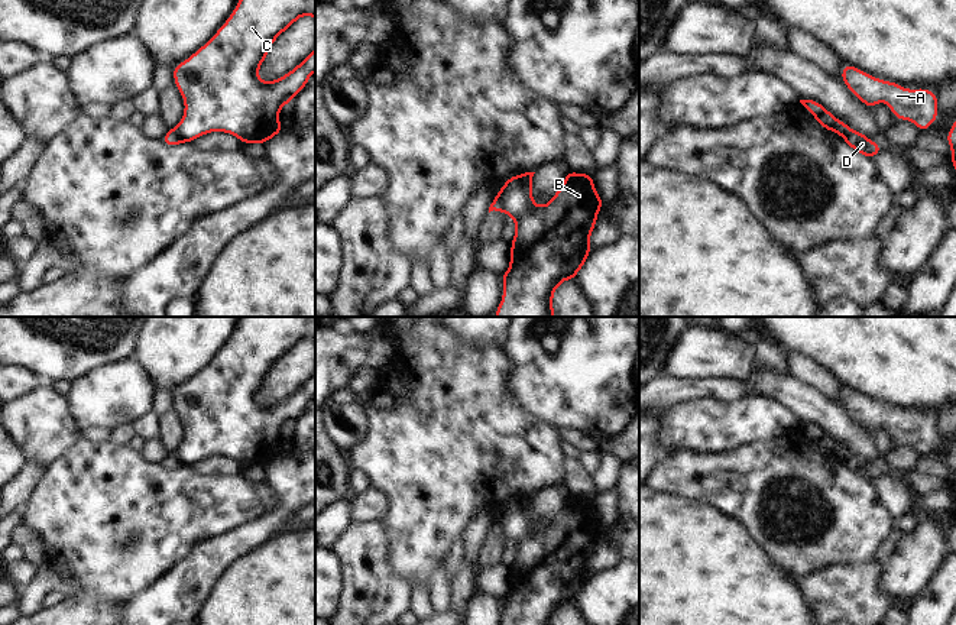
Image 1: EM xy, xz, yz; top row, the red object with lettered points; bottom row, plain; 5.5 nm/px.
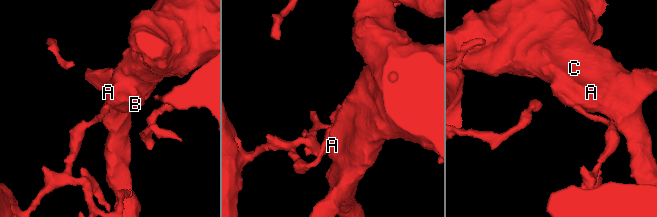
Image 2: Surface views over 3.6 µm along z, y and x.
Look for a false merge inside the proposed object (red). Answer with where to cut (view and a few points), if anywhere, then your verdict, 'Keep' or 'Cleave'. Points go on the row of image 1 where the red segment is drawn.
Split along xz (498, 197), (505, 210). Cleave.

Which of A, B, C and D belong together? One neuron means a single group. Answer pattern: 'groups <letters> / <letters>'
groups A B C / D

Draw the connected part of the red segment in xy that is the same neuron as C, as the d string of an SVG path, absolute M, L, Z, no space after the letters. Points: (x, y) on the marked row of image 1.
M240 0L226 25L200 51L174 67L175 85L185 100L185 114L175 127L182 142L192 142L204 133L221 130L237 136L242 143L263 145L282 130L278 113L307 85L310 75L315 71L315 49L295 69L272 82L263 82L257 69L272 42L304 14L315 19L315 0Z

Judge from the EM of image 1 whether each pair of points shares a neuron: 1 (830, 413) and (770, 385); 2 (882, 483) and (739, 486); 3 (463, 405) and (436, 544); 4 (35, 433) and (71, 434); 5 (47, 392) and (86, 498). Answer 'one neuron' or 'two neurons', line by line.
1: one neuron
2: two neurons
3: one neuron
4: one neuron
5: two neurons

